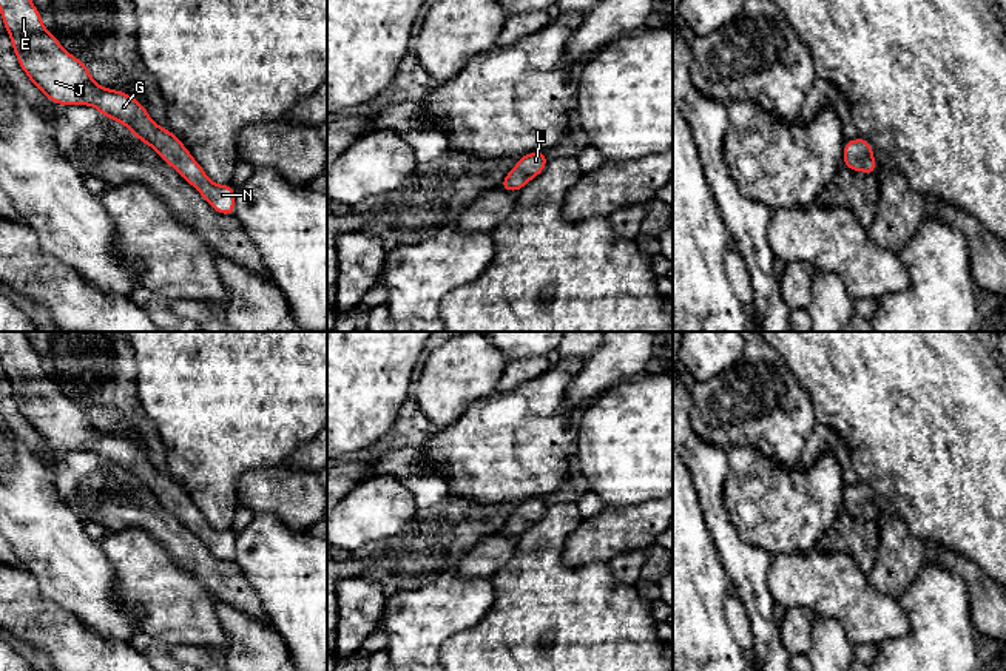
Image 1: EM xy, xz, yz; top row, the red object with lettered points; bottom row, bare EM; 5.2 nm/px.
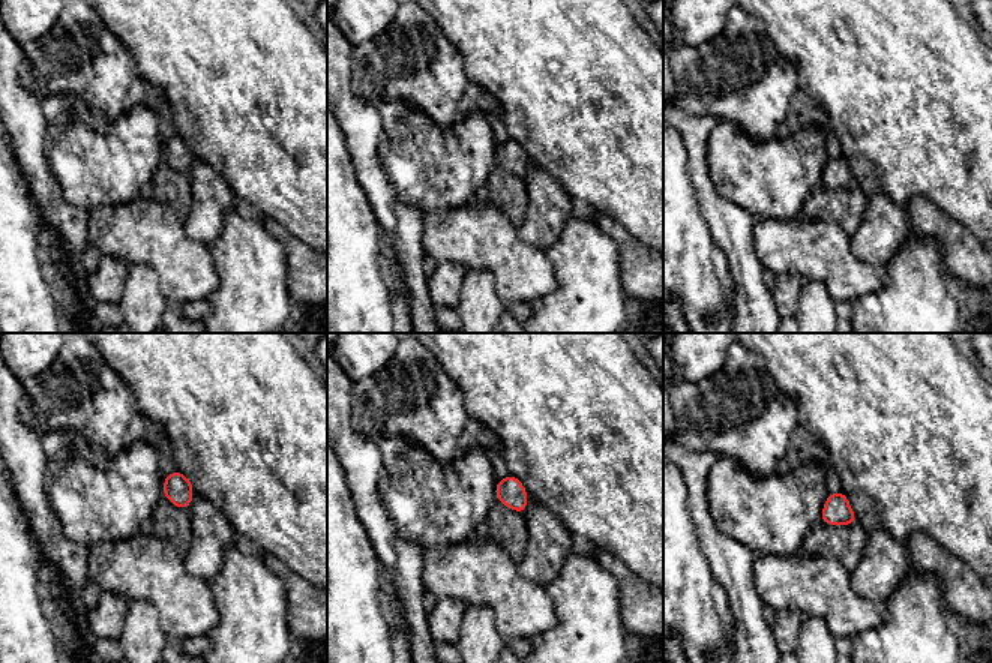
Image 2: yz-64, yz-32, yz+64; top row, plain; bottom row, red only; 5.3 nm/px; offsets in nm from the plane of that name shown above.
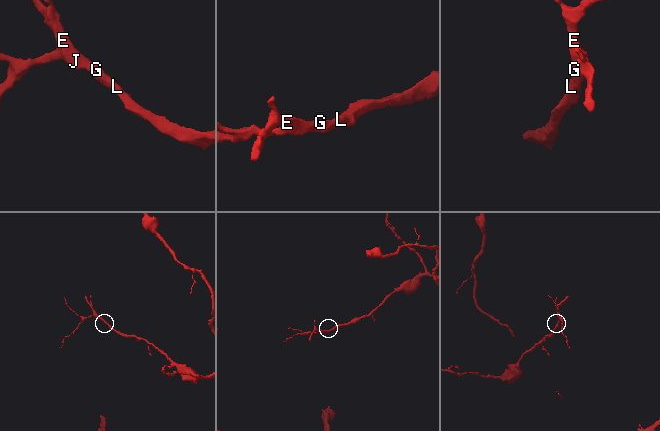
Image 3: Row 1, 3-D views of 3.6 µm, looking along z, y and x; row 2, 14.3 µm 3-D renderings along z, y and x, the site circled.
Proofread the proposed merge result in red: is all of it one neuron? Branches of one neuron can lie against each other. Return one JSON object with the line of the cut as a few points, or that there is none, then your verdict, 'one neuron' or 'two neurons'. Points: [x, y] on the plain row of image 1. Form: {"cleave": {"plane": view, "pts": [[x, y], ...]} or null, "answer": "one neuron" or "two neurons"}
{"cleave": null, "answer": "one neuron"}

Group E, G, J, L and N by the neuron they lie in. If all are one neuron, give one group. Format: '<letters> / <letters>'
E G J L N

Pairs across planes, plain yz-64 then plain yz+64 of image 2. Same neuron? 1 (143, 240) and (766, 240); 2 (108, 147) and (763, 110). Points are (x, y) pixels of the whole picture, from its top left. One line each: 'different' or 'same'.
1: same
2: different

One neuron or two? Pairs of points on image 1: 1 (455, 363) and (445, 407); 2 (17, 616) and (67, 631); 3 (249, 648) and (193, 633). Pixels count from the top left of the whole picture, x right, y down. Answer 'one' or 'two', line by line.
1: one
2: one
3: two

